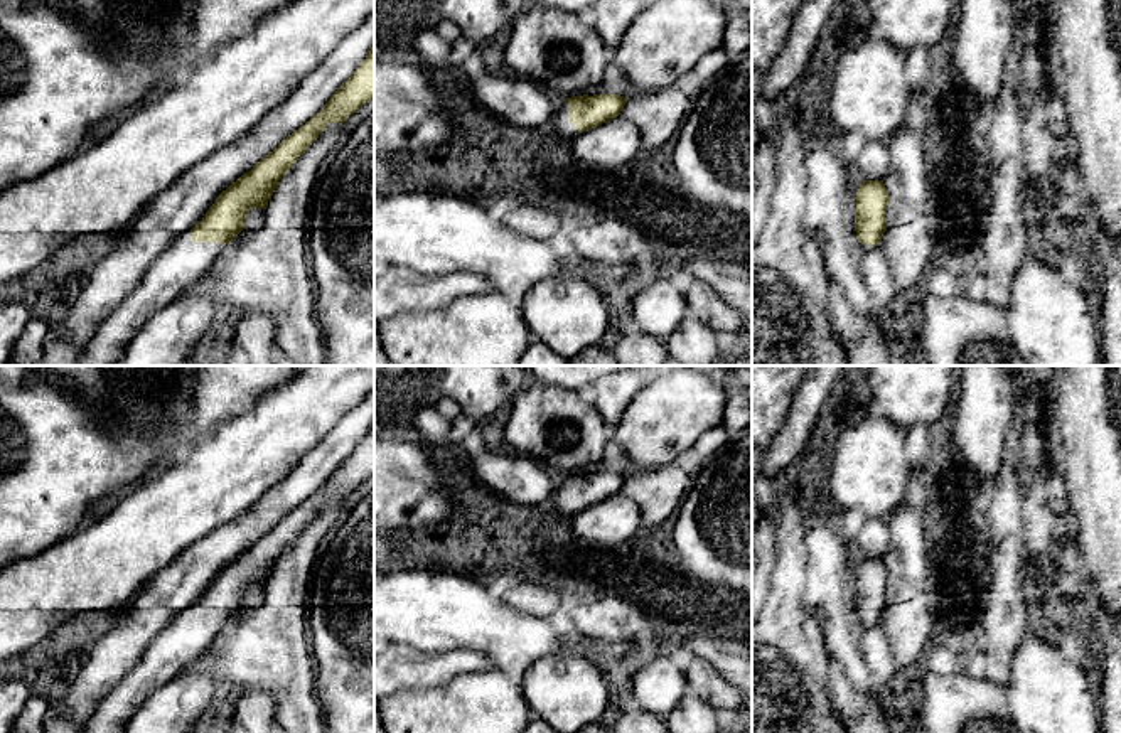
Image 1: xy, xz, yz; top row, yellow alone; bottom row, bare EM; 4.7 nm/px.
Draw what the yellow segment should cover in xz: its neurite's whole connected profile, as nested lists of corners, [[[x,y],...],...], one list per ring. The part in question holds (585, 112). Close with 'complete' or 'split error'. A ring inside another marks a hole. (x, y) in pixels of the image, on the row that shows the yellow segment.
[[[583,94],[566,98],[551,120],[558,136],[573,138],[575,135],[592,130],[612,118],[617,118],[629,98],[619,94]]]; split error

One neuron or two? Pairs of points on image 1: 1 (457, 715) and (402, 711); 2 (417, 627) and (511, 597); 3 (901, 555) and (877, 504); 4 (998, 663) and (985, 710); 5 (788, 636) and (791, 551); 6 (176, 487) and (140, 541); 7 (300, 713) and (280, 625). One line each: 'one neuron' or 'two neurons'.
1: one neuron
2: two neurons
3: two neurons
4: two neurons
5: one neuron
6: one neuron
7: one neuron

